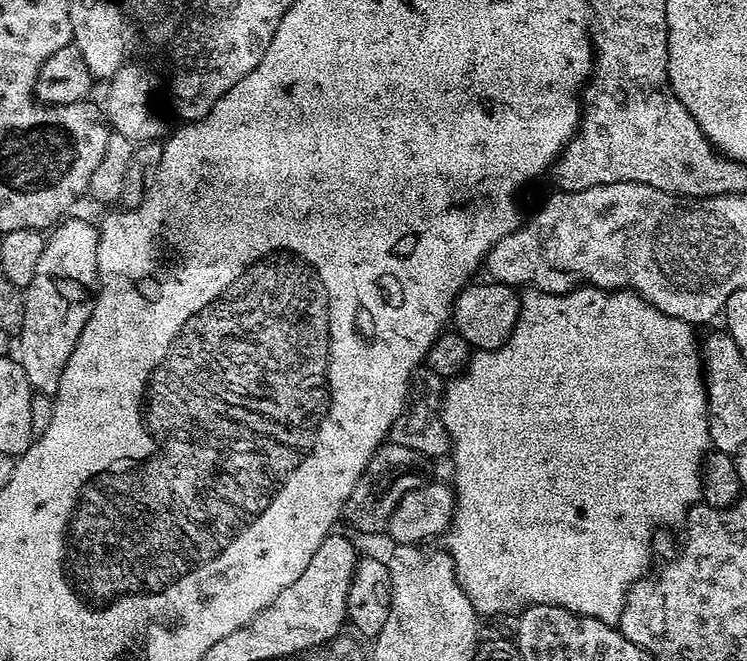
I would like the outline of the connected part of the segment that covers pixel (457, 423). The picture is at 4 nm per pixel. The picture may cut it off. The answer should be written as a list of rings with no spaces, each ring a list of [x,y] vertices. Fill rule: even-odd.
[[[577,286],[567,294],[535,290],[525,292],[528,293],[523,293],[520,296],[520,317],[516,320],[516,325],[510,334],[508,343],[493,352],[477,351],[469,359],[467,368],[460,375],[453,376],[447,381],[444,390],[444,403],[440,409],[440,419],[444,421],[450,437],[450,461],[452,460],[452,480],[450,479],[450,484],[456,494],[456,513],[452,515],[452,524],[449,525],[448,531],[443,533],[442,541],[444,540],[445,544],[443,544],[443,547],[448,555],[452,557],[452,564],[456,567],[456,580],[460,583],[462,590],[470,598],[470,602],[481,617],[500,616],[503,612],[516,614],[527,608],[529,604],[557,604],[560,608],[577,612],[579,616],[607,620],[609,624],[616,626],[619,625],[628,591],[631,590],[632,585],[649,575],[650,569],[653,567],[652,540],[648,535],[655,530],[656,524],[672,524],[675,520],[683,521],[693,504],[697,503],[702,496],[700,471],[704,466],[705,455],[709,451],[710,444],[706,439],[708,430],[706,376],[702,371],[702,348],[698,343],[698,336],[696,340],[697,329],[684,320],[679,320],[662,310],[658,310],[650,301],[644,300],[637,292],[631,290],[605,290],[591,286]]]

